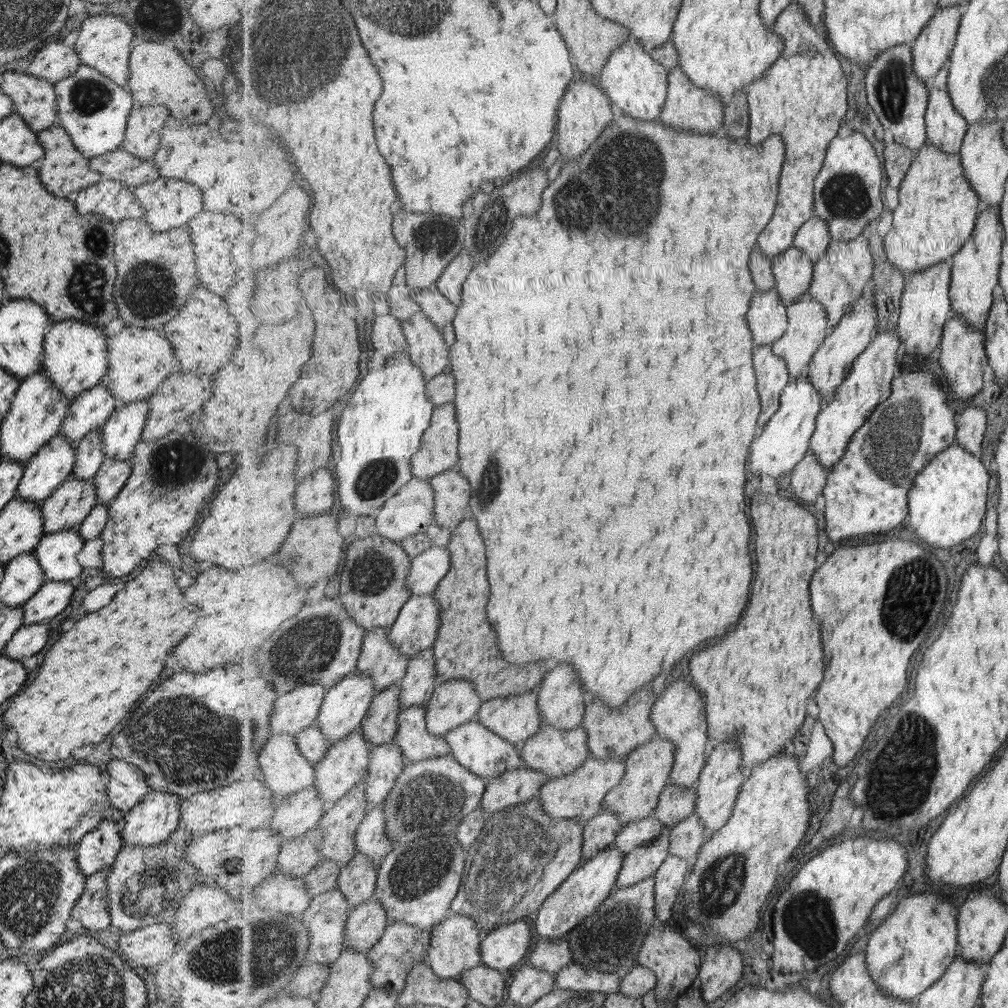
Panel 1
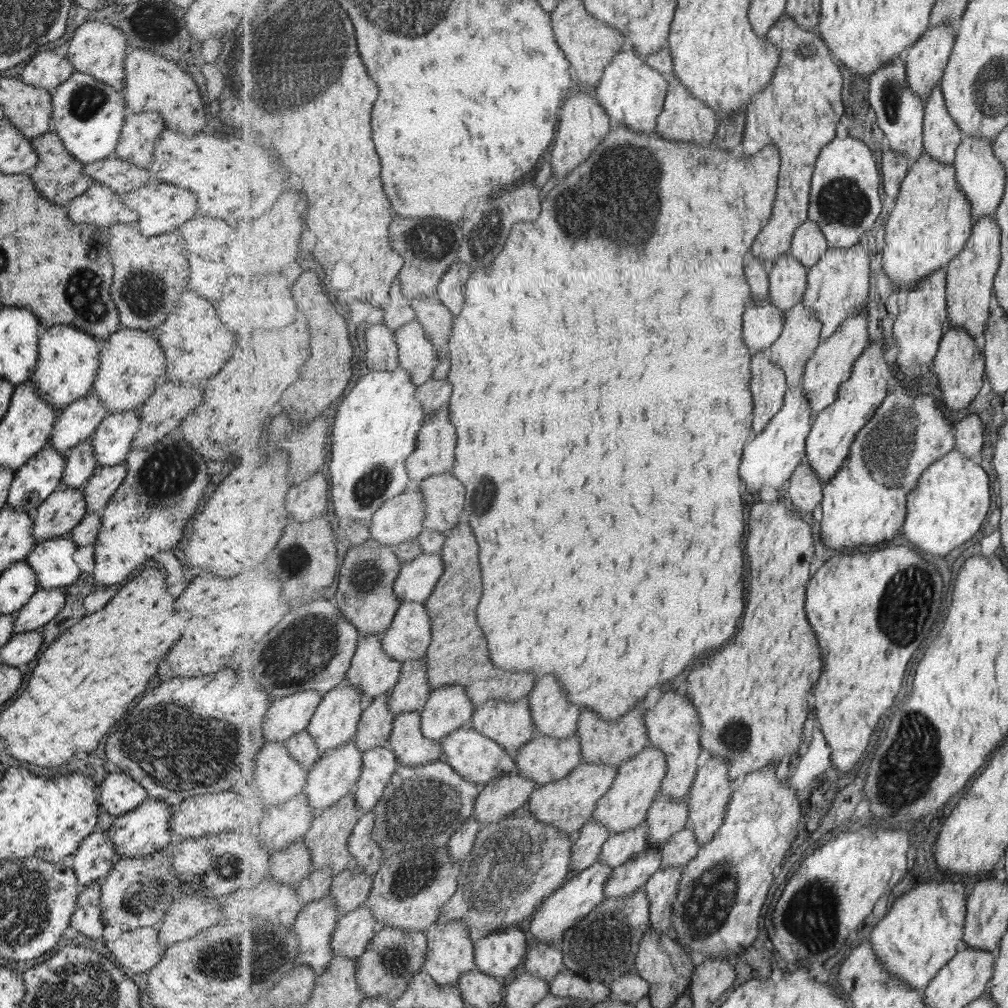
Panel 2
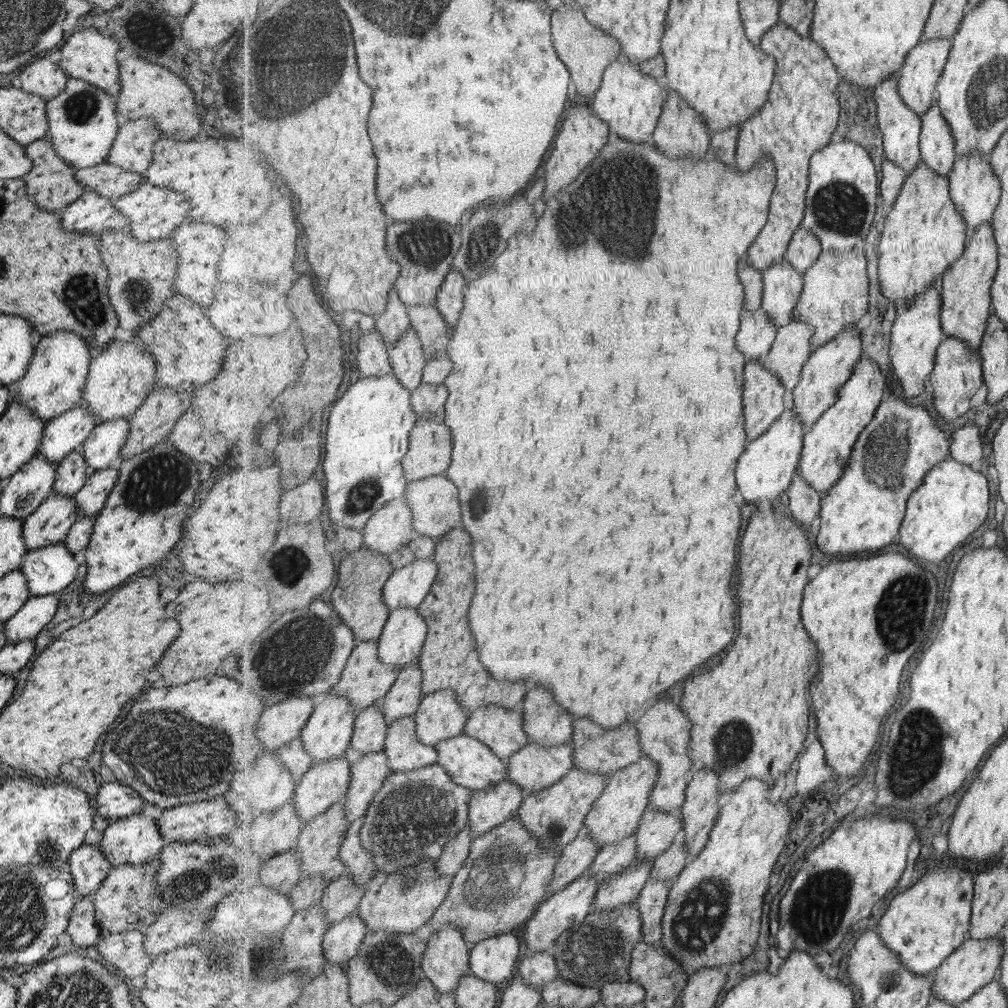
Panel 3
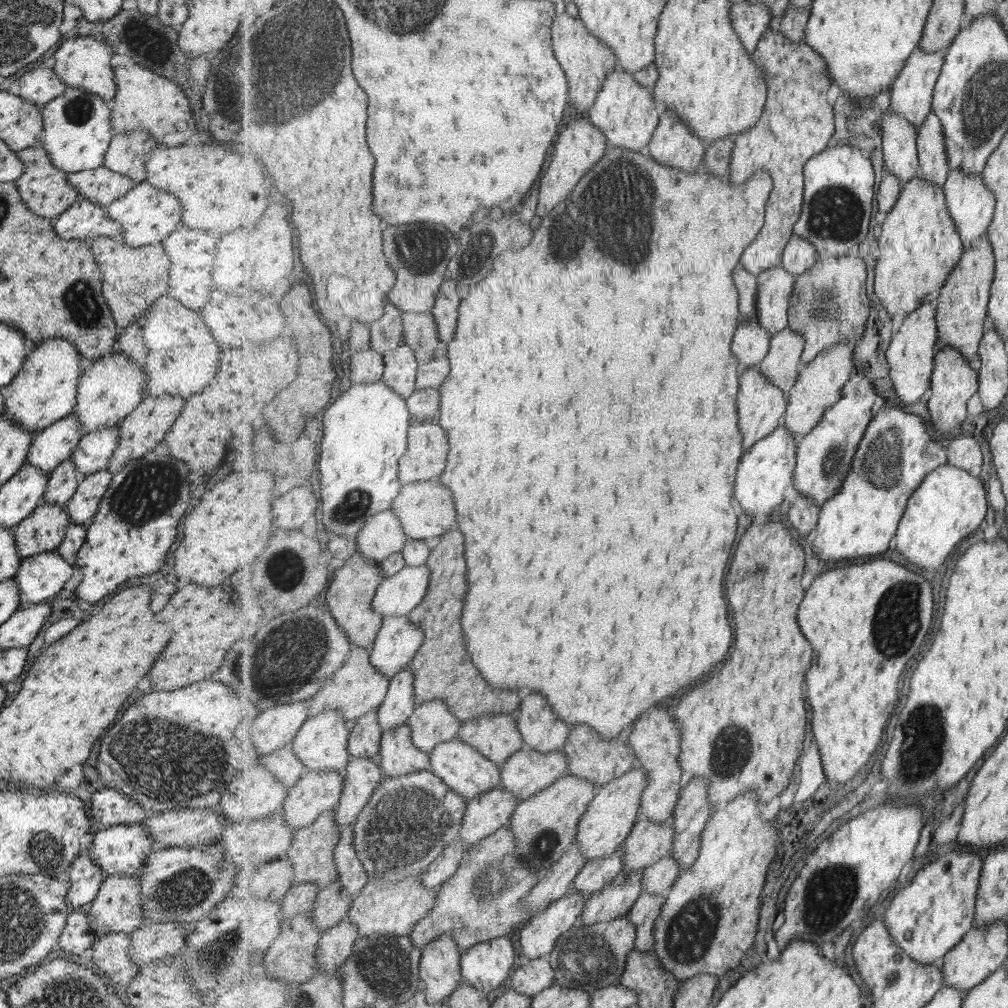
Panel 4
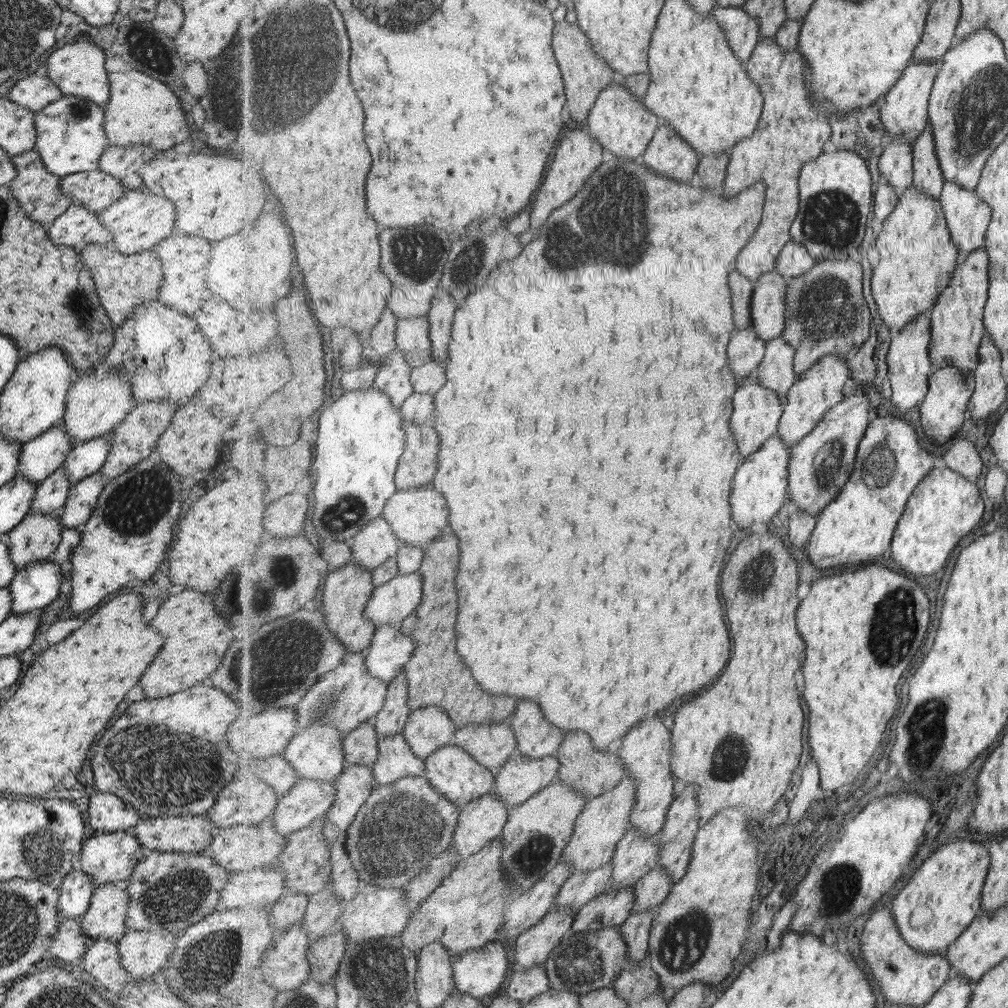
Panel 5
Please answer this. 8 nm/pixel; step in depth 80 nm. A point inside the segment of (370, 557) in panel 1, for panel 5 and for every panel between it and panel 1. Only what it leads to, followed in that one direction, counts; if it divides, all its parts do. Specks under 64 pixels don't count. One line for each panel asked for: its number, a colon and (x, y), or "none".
2: (366, 594)
3: (358, 596)
4: (350, 596)
5: (347, 590)

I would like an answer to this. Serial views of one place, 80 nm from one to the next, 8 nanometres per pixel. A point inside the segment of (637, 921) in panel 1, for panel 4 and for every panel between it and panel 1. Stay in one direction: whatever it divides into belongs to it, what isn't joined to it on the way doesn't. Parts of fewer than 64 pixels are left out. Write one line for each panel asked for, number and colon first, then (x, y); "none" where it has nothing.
2: (604, 945)
3: (598, 951)
4: (590, 957)

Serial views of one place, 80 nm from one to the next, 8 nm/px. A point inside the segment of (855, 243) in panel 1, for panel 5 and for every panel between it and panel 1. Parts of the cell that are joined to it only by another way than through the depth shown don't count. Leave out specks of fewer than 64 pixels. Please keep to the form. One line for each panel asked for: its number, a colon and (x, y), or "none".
2: (838, 285)
3: (836, 289)
4: (831, 304)
5: (828, 314)

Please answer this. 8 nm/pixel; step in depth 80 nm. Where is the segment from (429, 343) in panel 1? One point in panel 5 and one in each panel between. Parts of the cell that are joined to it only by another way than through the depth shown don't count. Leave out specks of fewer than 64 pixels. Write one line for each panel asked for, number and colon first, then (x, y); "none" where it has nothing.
2: (418, 353)
3: (408, 357)
4: (402, 364)
5: (394, 377)

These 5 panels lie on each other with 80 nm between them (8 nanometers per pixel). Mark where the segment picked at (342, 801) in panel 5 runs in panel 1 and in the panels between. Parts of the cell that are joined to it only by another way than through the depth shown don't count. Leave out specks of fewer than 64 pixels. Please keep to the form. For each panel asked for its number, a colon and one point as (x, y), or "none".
1: (387, 762)
2: (379, 766)
3: (369, 772)
4: (363, 776)

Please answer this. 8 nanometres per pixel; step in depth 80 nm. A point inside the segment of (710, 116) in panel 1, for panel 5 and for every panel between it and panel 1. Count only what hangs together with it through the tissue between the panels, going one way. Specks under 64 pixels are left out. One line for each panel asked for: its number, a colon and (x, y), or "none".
2: (684, 118)
3: (682, 131)
4: (675, 144)
5: (669, 153)

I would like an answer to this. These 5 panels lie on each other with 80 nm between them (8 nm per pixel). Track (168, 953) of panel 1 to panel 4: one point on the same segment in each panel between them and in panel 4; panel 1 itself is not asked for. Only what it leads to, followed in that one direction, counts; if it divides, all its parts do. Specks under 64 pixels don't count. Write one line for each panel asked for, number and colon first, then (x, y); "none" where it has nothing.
2: (137, 950)
3: (123, 953)
4: (109, 953)

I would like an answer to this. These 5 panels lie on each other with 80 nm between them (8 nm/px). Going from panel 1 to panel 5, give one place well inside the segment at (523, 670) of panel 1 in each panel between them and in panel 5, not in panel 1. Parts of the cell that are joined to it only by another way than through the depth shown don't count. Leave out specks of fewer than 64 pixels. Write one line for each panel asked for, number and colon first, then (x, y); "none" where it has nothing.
2: (458, 654)
3: (450, 659)
4: (443, 668)
5: (437, 674)

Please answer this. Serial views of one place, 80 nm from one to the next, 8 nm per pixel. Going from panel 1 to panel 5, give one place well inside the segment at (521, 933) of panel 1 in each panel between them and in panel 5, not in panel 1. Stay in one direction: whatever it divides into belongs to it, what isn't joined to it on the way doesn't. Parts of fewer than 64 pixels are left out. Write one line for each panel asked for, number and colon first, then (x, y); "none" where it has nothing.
2: (500, 953)
3: (494, 959)
4: (486, 966)
5: (479, 972)

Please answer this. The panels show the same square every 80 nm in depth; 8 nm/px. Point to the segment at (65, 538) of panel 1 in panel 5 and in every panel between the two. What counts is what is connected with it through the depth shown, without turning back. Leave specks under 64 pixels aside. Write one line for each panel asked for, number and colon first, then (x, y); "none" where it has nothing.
2: (51, 562)
3: (48, 569)
4: (39, 577)
5: (33, 587)

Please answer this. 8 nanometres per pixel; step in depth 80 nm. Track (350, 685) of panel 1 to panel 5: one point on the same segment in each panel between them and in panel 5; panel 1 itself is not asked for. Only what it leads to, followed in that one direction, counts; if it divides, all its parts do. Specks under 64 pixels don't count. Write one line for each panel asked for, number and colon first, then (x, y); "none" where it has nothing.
2: (336, 722)
3: (328, 734)
4: (322, 744)
5: (316, 753)

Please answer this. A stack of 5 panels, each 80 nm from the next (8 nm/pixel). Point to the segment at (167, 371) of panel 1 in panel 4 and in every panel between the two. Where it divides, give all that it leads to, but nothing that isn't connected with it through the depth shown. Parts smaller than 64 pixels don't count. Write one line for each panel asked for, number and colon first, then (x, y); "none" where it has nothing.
2: (131, 365)
3: (119, 379)
4: (110, 387)

